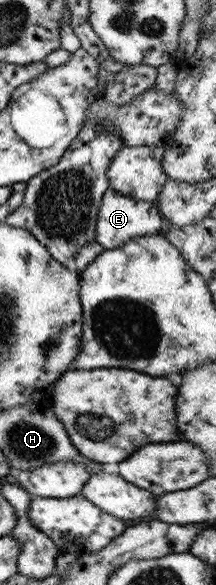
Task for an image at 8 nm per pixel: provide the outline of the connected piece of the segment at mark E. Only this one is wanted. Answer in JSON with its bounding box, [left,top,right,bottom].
[95,189,162,250]

